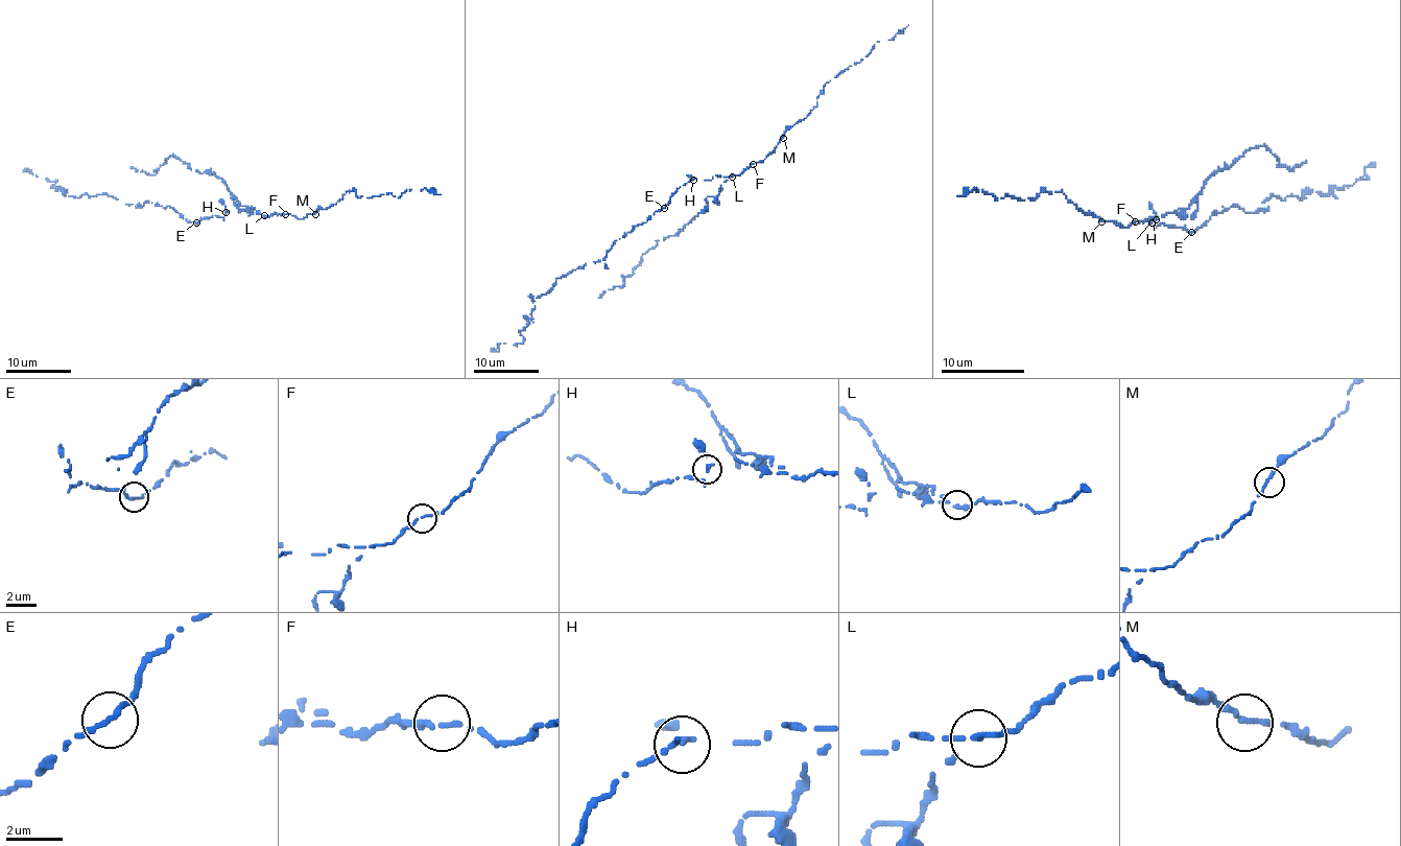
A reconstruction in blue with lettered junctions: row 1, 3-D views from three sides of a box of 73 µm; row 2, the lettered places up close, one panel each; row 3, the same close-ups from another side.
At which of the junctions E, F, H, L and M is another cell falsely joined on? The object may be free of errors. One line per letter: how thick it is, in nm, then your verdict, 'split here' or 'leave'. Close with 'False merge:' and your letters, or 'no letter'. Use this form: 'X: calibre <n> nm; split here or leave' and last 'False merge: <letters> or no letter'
E: calibre 280 nm; leave
F: calibre 280 nm; leave
H: calibre 260 nm; leave
L: calibre 280 nm; split here
M: calibre 280 nm; leave
False merge: L

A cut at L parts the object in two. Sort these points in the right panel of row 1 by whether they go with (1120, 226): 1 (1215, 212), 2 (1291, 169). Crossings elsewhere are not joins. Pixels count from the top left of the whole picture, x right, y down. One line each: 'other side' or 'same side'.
1: same side
2: other side

